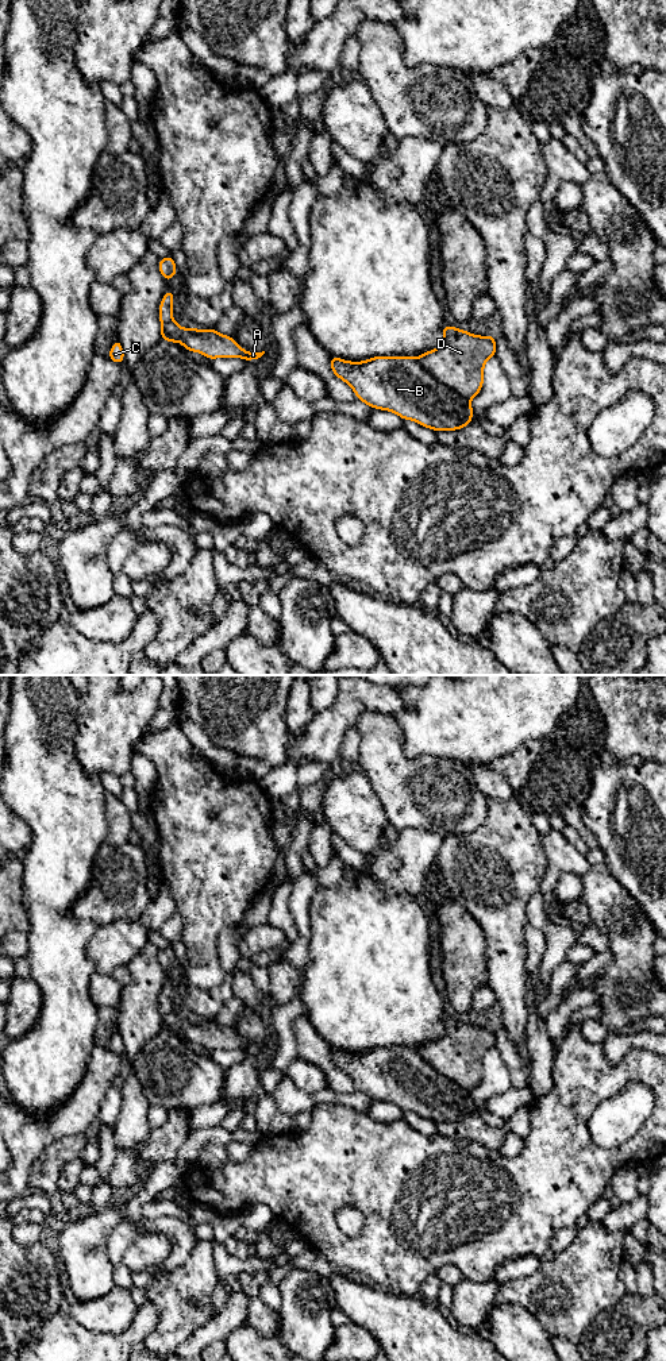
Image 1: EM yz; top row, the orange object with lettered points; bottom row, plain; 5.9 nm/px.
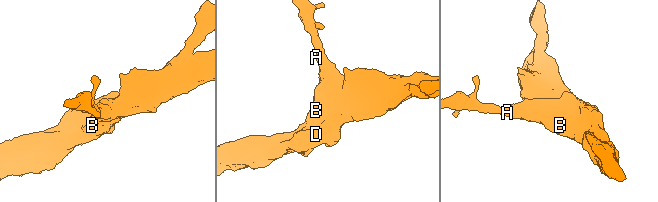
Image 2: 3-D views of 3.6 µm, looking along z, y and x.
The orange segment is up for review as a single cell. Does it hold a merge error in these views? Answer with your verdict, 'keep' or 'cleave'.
cleave

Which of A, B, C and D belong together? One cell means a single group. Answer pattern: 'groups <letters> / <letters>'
groups A B C / D

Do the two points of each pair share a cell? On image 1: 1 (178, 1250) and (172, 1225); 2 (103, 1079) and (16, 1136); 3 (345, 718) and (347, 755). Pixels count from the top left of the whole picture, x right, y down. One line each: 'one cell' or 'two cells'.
1: one cell
2: one cell
3: two cells

